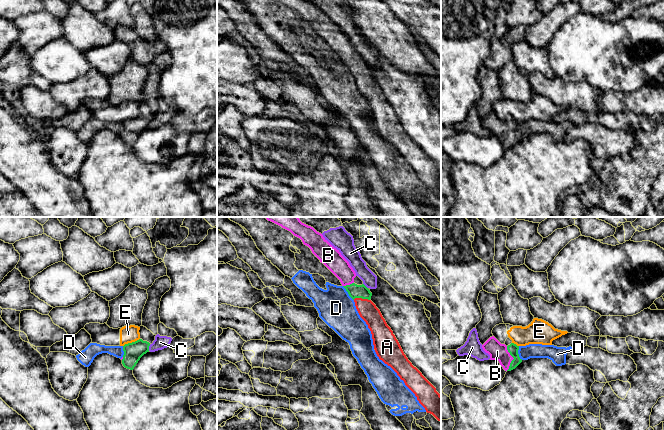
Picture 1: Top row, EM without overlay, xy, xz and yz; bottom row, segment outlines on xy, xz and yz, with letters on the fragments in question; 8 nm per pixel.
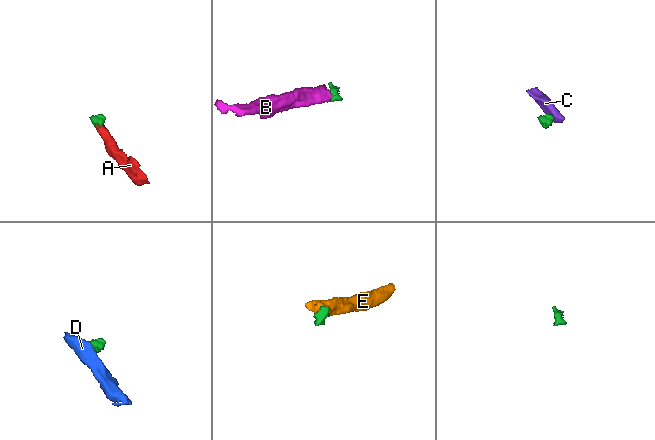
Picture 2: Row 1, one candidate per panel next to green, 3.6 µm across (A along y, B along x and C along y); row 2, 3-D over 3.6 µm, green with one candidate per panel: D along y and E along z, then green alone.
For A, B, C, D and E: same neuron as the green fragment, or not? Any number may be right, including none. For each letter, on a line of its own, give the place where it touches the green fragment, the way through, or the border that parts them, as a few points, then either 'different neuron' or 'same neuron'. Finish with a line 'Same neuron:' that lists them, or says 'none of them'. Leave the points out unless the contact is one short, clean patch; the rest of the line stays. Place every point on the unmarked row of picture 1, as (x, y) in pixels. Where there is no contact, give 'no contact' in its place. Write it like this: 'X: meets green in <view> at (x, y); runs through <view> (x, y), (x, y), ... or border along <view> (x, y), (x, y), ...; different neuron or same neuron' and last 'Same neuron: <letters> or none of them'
A: meets green in xz at (361, 73); runs through xz (355, 67), (361, 73), (367, 86); same neuron
B: meets green in yz at (513, 133); runs through yz (513, 125), (513, 133), (508, 133), (497, 127); same neuron
C: meets green in xy at (148, 123); border along xy (150, 120), (148, 126); different neuron
D: meets green in yz at (517, 129); border along yz (518, 122), (518, 131), (522, 135); different neuron
E: meets green in xy at (132, 118); border along xy (139, 114), (123, 122); different neuron
Same neuron: A, B

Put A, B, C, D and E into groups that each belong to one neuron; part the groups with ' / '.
A B / C / D / E

